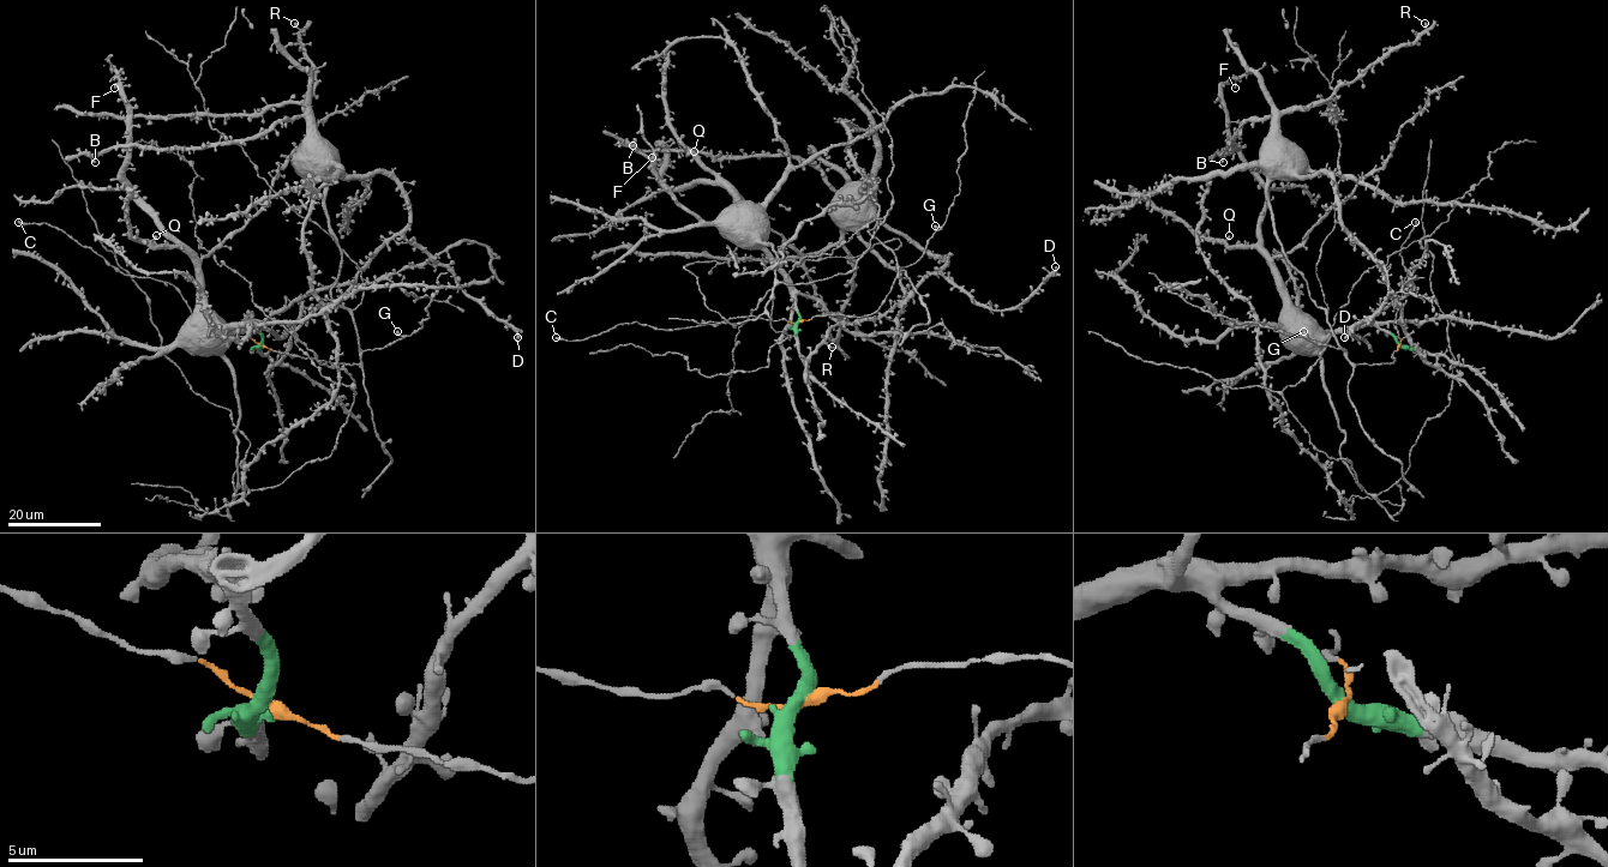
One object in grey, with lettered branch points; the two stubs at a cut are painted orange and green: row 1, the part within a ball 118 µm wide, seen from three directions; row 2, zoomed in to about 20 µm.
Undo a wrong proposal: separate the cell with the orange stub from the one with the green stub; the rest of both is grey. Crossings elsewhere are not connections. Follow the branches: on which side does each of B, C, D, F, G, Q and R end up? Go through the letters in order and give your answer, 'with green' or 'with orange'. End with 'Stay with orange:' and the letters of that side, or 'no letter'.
B: with orange
C: with orange
D: with orange
F: with green
G: with orange
Q: with green
R: with orange
Stay with orange: B, C, D, G, R

